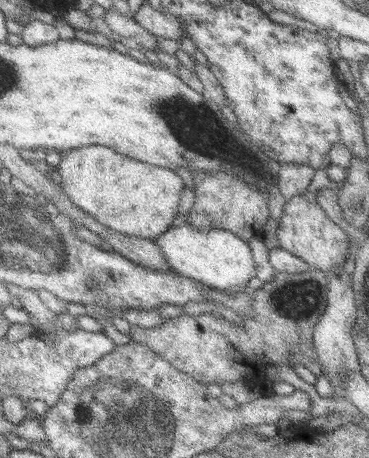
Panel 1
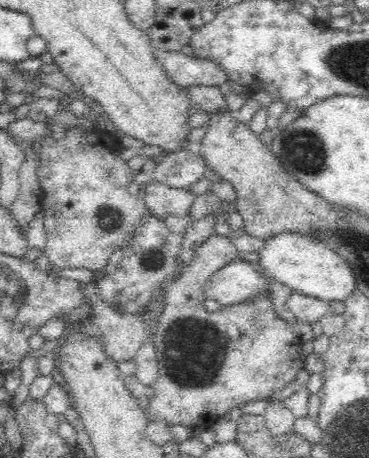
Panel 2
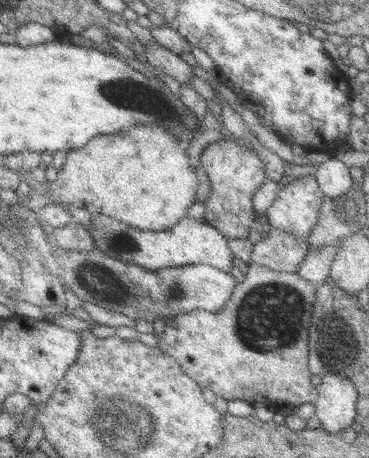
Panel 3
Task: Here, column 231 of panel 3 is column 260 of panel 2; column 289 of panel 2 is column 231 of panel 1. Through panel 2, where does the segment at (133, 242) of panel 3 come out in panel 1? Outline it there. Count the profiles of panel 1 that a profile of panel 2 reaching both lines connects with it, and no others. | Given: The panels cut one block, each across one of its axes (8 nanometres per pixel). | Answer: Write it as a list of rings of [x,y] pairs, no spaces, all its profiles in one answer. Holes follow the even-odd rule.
[[[185,222],[183,226],[173,226],[155,242],[165,254],[165,260],[173,266],[175,274],[201,280],[203,284],[209,284],[219,292],[231,286],[247,286],[249,280],[257,276],[257,264],[253,260],[251,244],[225,228],[199,230],[197,226]]]

